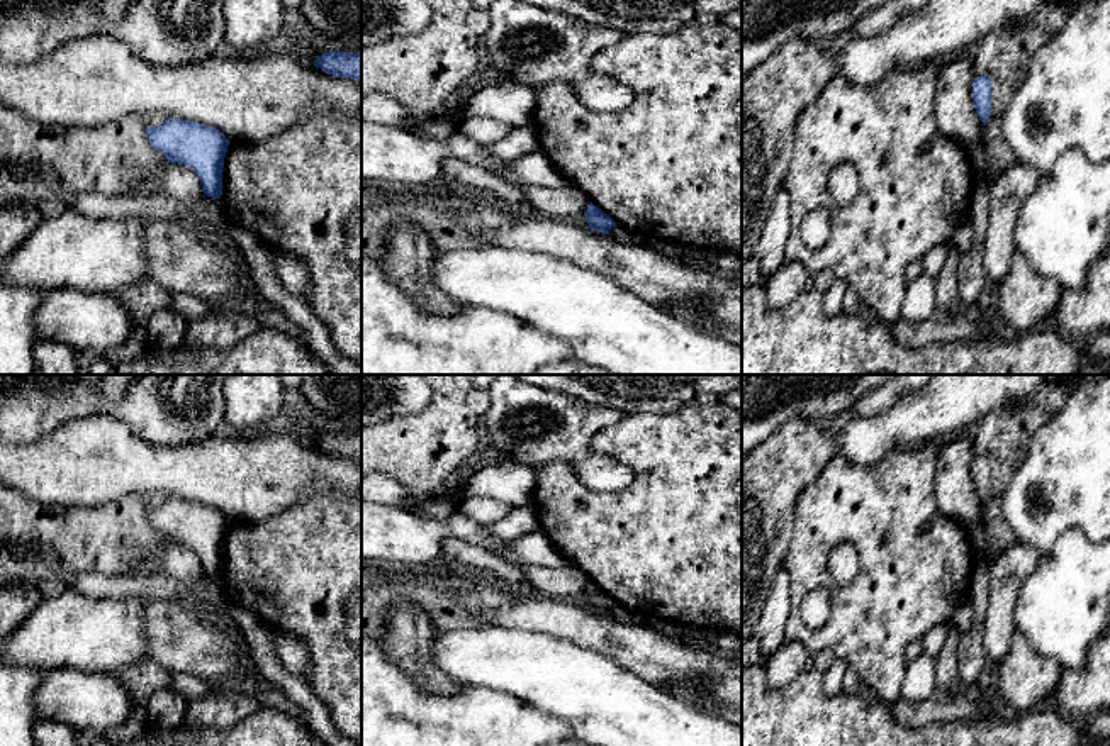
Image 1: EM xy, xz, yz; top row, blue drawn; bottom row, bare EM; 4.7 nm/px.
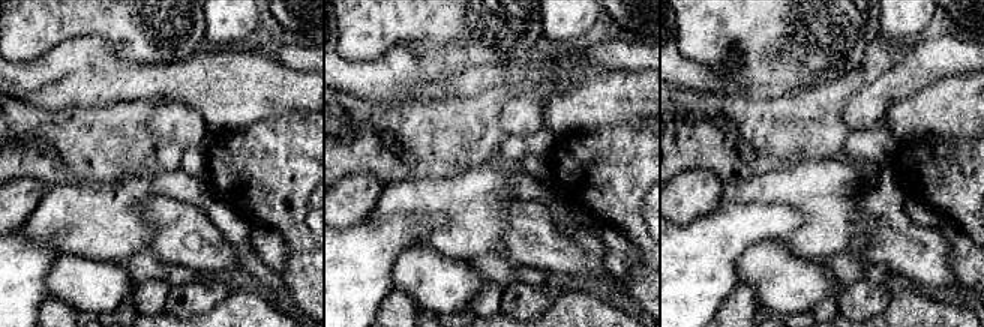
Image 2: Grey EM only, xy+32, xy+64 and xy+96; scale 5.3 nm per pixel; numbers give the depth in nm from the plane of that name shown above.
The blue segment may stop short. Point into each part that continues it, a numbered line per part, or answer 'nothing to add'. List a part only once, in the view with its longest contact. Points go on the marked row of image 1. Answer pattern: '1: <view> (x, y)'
nothing to add

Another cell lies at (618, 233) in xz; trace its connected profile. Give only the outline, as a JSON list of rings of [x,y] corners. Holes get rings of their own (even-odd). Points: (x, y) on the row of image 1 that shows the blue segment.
[[[618,222],[608,234],[621,244],[642,244],[642,232],[633,232]]]

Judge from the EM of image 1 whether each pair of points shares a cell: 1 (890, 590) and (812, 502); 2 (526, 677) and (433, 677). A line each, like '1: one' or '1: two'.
1: one
2: two

